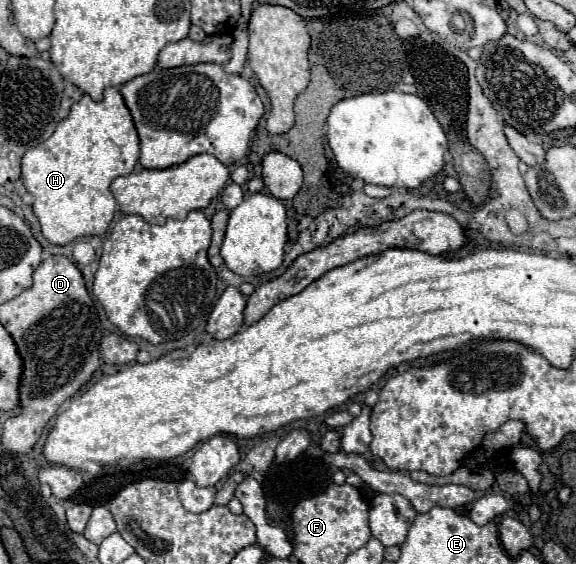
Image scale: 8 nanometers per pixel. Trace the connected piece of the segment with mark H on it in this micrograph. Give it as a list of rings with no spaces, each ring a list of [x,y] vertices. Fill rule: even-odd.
[[[108,87],[104,91],[104,99],[98,103],[88,95],[82,95],[82,99],[72,107],[70,115],[56,125],[54,135],[42,145],[28,149],[22,157],[22,181],[28,193],[34,197],[32,211],[40,221],[42,235],[54,245],[68,245],[78,237],[102,235],[116,211],[116,199],[110,193],[110,183],[120,175],[132,173],[138,163],[138,155],[138,133],[120,91],[116,87]]]

